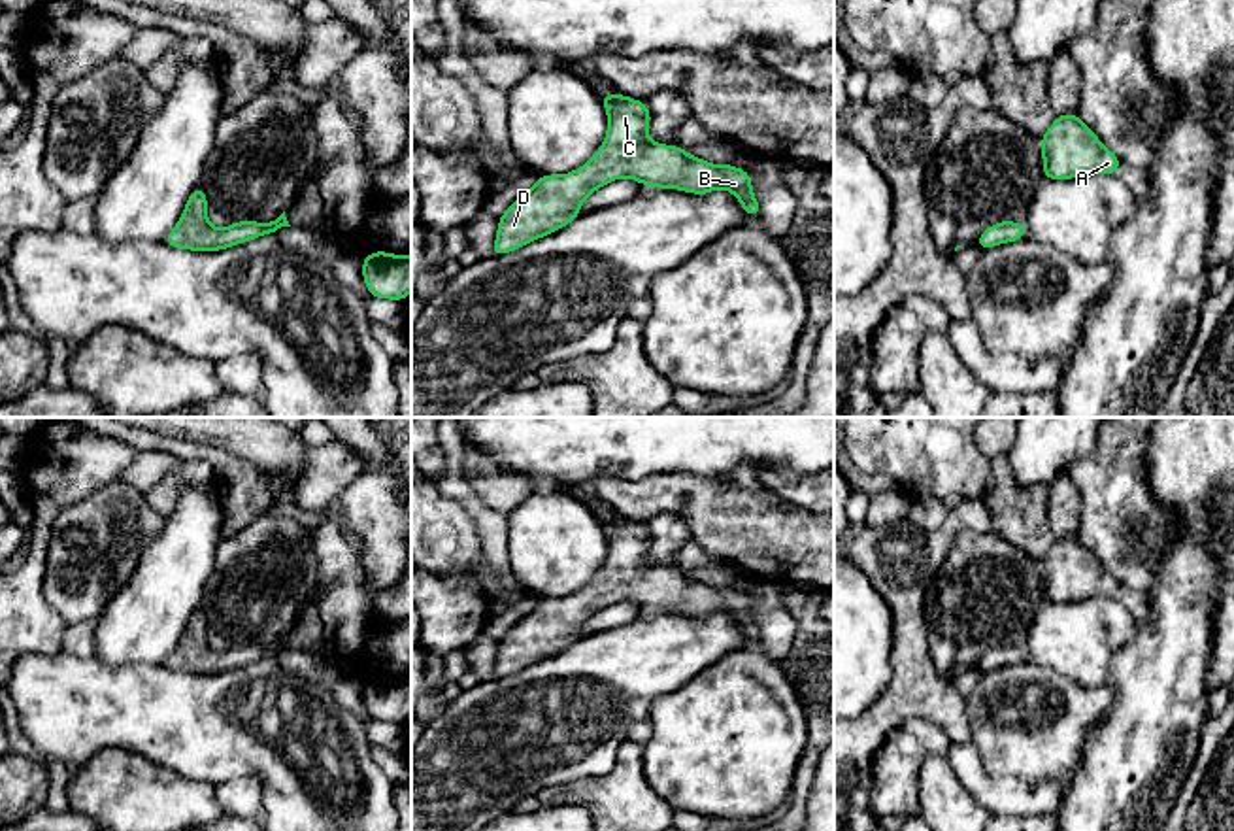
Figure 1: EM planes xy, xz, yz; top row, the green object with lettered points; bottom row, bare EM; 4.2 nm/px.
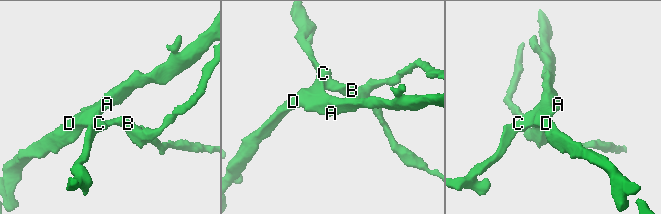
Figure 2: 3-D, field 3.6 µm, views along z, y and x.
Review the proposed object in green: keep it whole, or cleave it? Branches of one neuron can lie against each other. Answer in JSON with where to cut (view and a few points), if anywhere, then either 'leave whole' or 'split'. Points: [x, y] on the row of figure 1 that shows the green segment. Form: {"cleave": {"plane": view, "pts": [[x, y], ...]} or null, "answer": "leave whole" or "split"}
{"cleave": null, "answer": "leave whole"}

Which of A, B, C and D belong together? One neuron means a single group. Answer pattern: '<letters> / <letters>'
A B C D

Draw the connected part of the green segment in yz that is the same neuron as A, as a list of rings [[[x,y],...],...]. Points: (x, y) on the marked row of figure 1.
[[[1077,113],[1057,115],[1042,136],[1042,157],[1043,179],[1085,178],[1096,172],[1117,176],[1121,164]]]

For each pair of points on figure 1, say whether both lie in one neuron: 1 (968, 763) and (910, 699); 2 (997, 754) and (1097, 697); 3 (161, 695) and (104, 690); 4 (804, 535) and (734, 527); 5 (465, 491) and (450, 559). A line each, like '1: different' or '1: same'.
1: different
2: same
3: same
4: same
5: different

